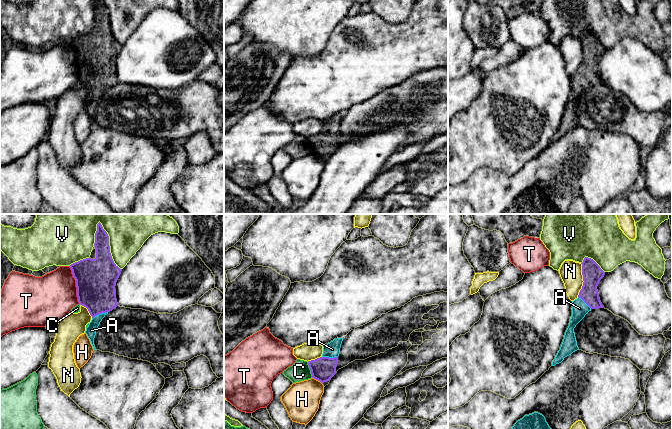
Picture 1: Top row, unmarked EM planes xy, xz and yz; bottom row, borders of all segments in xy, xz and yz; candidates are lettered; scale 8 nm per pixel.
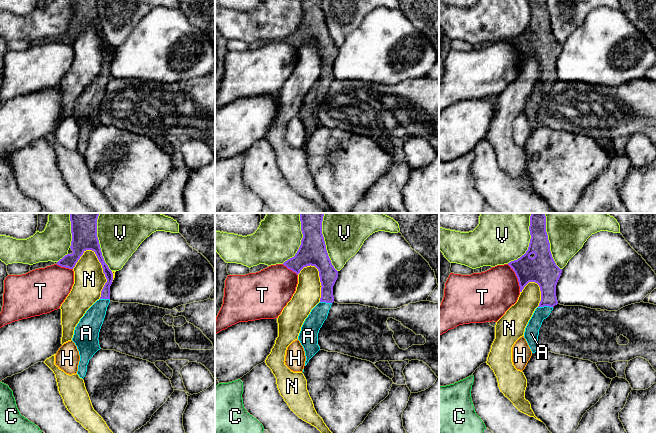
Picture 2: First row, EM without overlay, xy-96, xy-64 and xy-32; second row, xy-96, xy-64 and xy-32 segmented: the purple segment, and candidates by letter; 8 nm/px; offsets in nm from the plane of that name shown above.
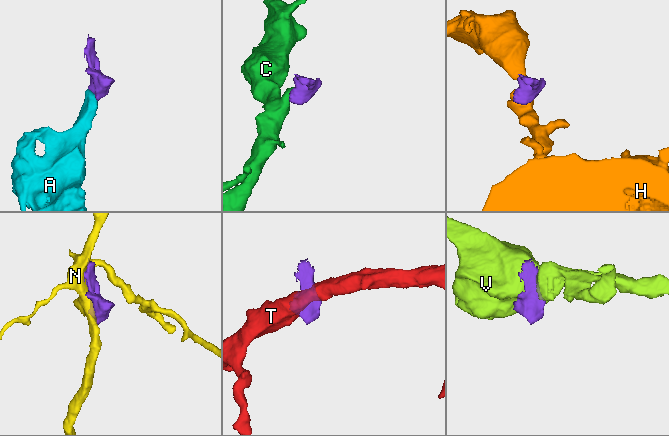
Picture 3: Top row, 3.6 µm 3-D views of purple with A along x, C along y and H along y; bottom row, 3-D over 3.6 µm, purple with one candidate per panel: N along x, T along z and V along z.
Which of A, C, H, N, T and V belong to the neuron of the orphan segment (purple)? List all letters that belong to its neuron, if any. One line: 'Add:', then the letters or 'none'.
Add: A

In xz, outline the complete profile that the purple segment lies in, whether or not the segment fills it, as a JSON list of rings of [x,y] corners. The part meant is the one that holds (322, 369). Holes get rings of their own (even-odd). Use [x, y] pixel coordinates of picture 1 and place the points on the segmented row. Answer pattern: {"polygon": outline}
{"polygon": [[[337,338],[328,344],[323,345],[323,354],[320,358],[308,361],[312,378],[321,383],[331,380],[336,374],[338,356],[343,338]]]}

